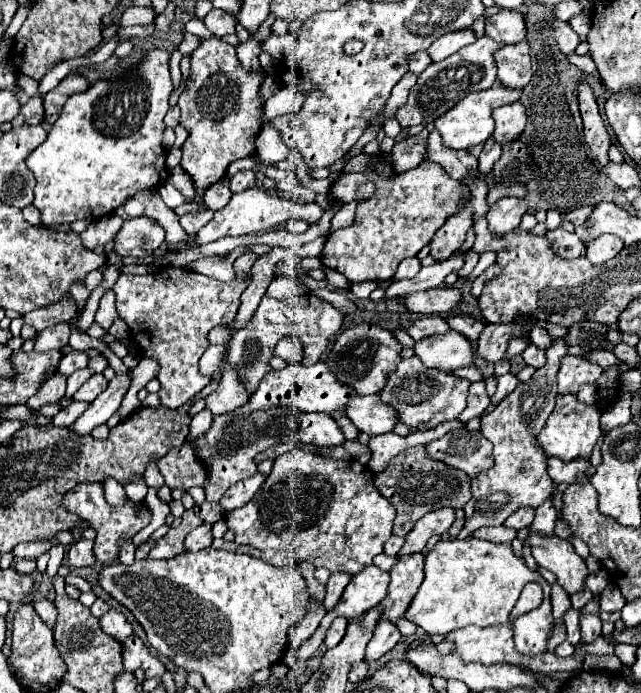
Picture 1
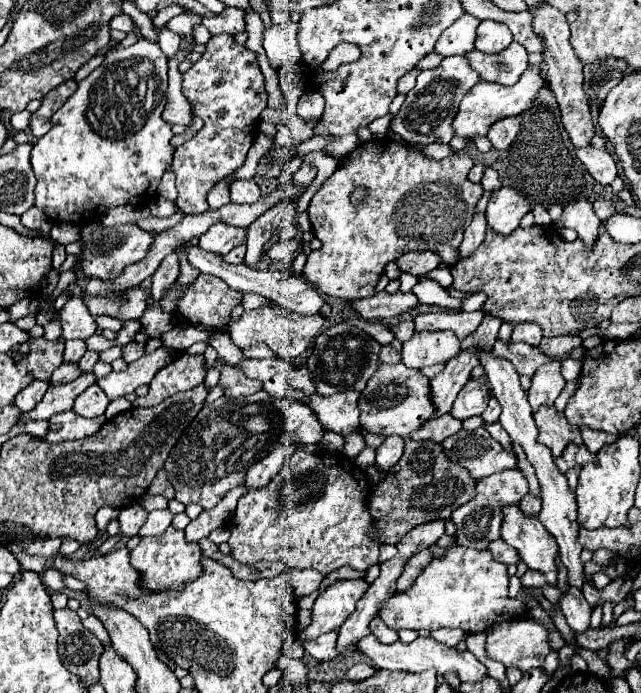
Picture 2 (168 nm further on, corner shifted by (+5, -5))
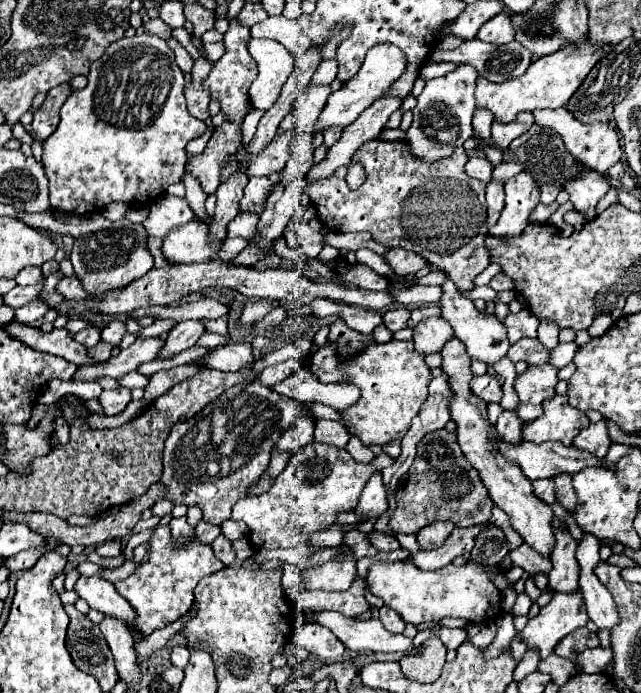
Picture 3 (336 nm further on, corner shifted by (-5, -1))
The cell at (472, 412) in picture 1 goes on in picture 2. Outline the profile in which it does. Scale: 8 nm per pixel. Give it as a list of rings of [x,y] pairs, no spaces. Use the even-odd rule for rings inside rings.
[[[470,379],[458,393],[450,415],[460,421],[472,415],[482,415],[488,407],[488,401],[490,401],[490,389],[486,387],[486,383],[478,379]]]

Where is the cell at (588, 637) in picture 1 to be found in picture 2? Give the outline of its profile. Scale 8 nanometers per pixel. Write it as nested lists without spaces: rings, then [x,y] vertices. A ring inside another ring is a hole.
[[[564,589],[562,599],[560,599],[558,605],[560,605],[560,609],[562,609],[564,617],[566,617],[566,623],[570,625],[570,629],[574,633],[582,633],[582,631],[588,629],[592,607],[588,605],[588,601],[584,601],[582,591]]]

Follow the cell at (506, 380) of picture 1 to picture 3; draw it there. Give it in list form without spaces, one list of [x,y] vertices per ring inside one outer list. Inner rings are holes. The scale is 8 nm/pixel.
[[[502,411],[494,429],[508,443],[520,443],[522,441],[522,437],[520,437],[520,417],[514,411]]]

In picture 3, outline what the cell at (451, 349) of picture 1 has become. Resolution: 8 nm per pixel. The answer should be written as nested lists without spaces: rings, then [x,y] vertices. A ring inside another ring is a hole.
[[[430,317],[424,319],[414,327],[414,347],[420,355],[432,355],[440,353],[444,349],[444,343],[454,337],[452,325],[442,317]]]

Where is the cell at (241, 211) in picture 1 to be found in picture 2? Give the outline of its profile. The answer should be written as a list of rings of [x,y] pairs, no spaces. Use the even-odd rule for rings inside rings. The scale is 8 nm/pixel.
[[[216,223],[198,239],[198,247],[206,253],[226,255],[232,247],[236,247],[244,241],[246,241],[246,229],[230,227],[226,223]]]

